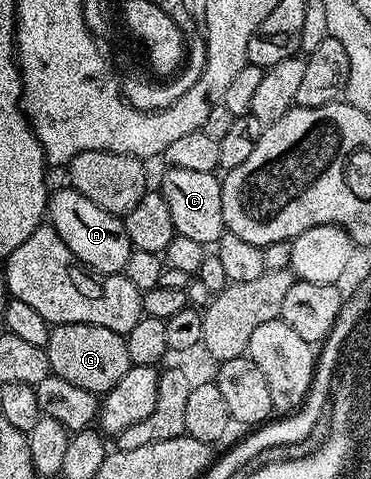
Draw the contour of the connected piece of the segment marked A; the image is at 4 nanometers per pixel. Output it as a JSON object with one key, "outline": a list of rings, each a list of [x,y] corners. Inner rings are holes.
{"outline":[[[64,185],[60,191],[50,192],[46,218],[50,227],[57,229],[57,237],[69,245],[84,267],[99,275],[118,275],[125,269],[125,261],[129,261],[133,248],[120,216],[105,213],[101,205],[93,205],[89,197],[81,197],[74,187]]]}

